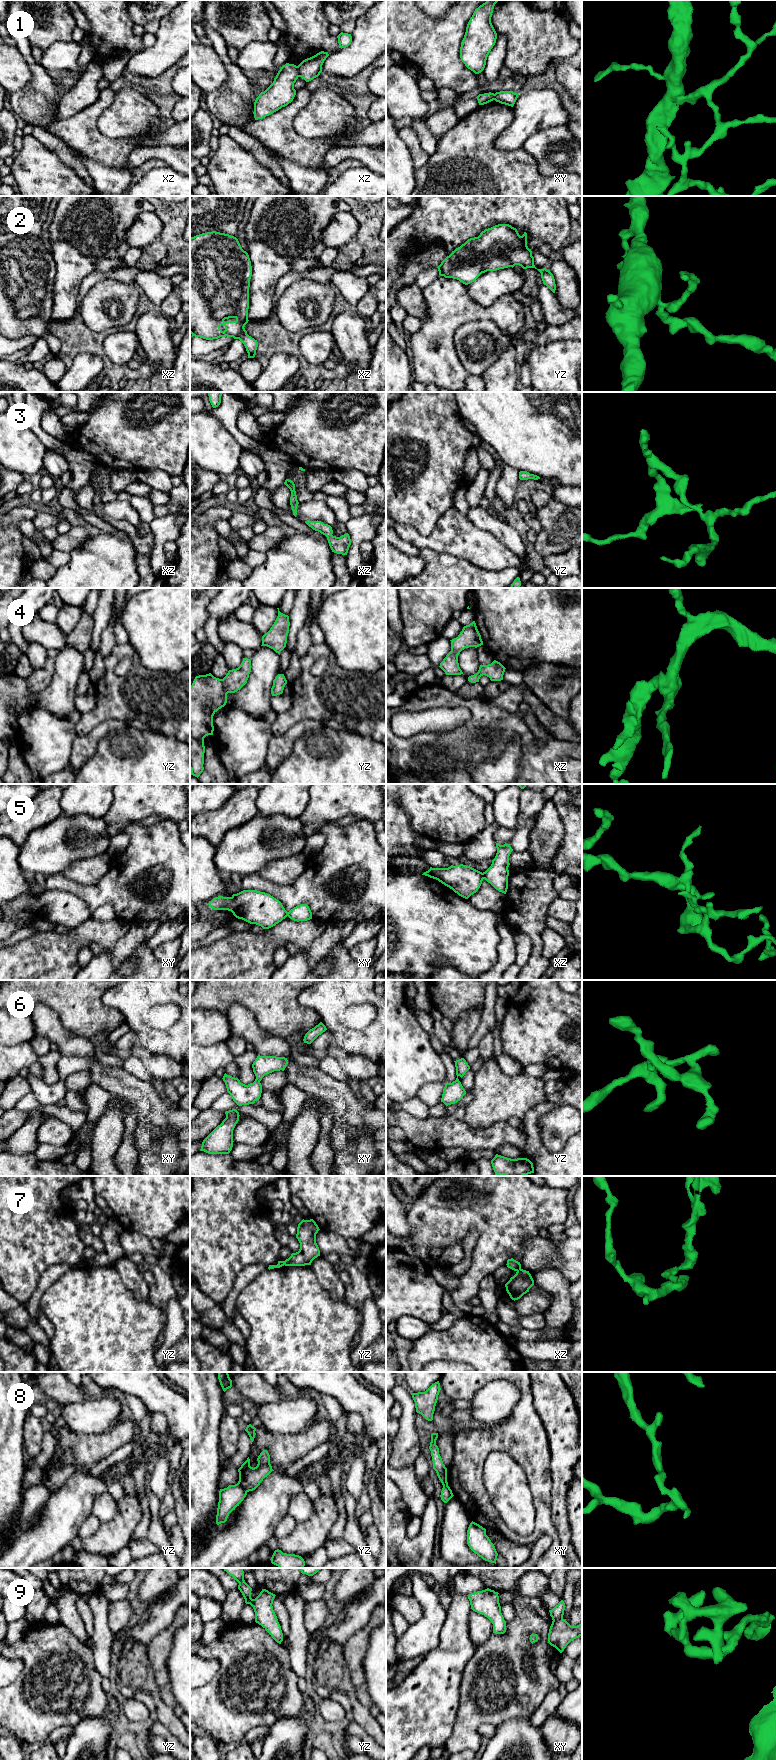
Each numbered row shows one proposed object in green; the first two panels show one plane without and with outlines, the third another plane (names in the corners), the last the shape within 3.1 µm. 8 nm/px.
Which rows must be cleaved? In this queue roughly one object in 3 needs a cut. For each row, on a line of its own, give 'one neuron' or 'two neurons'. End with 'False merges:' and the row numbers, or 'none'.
1: two neurons
2: one neuron
3: one neuron
4: one neuron
5: two neurons
6: one neuron
7: two neurons
8: two neurons
9: one neuron
False merges: 1, 5, 7, 8

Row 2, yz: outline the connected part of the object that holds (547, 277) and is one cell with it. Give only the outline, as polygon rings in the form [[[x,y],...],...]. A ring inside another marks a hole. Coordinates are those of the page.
[[[498,224],[485,229],[478,237],[468,239],[437,268],[440,276],[457,279],[468,285],[482,273],[513,268],[515,265],[523,269],[537,269],[532,251],[527,246],[527,233],[520,236],[511,225]],[[537,270],[541,273],[543,284],[555,293],[555,279],[550,270]]]

